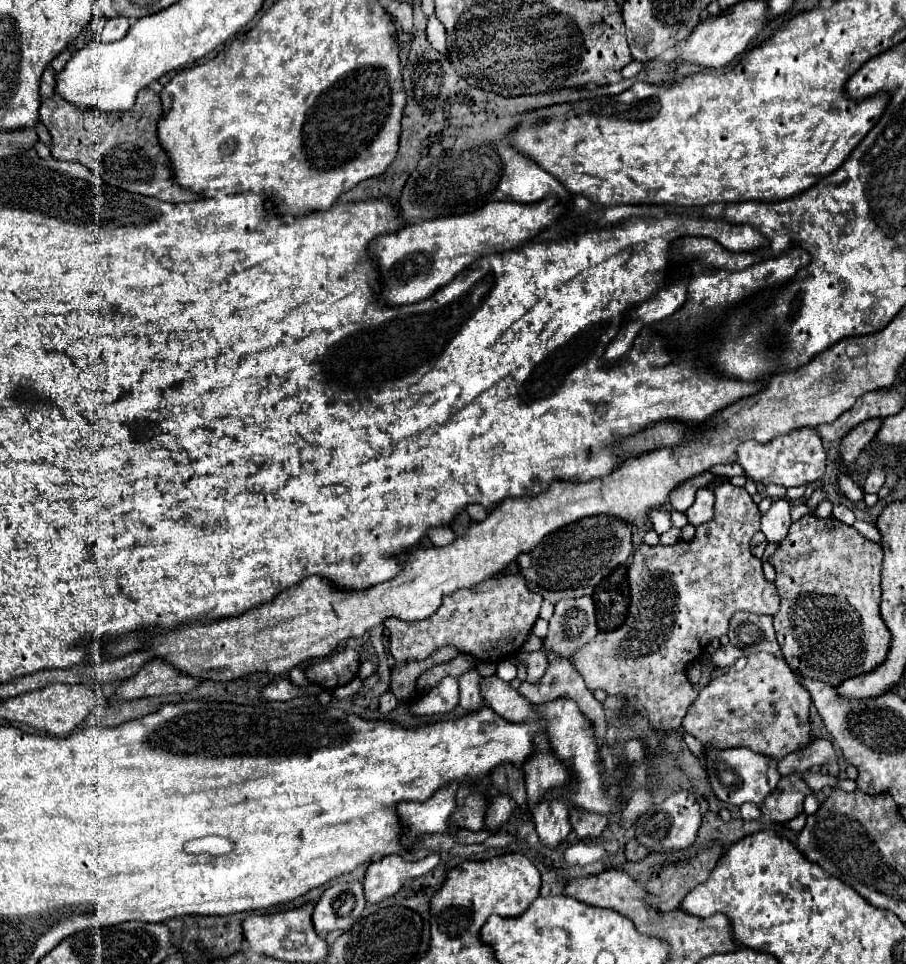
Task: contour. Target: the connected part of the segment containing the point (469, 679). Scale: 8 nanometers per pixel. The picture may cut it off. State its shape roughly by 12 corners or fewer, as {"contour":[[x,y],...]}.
{"contour":[[471,669],[459,677],[459,705],[473,711],[481,705],[477,691],[481,673]]}

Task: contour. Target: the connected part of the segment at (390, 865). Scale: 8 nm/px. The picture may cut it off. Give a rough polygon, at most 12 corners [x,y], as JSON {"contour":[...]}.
{"contour":[[437,853],[419,861],[387,855],[363,881],[367,903],[381,903],[429,873]]}

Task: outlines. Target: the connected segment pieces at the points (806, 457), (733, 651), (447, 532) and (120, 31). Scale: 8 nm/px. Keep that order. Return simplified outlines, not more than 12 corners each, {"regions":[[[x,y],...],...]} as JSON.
{"regions":[[[813,427],[767,445],[745,441],[737,463],[763,485],[807,485],[825,473]],[[725,645],[711,655],[715,667],[731,667],[743,651]],[[449,525],[429,529],[433,545],[447,545],[455,539]],[[107,19],[101,41],[117,41],[127,35],[129,19]]]}

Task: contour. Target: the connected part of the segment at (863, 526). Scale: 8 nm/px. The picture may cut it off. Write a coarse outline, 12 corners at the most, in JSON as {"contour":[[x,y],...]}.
{"contour":[[856,520],[853,527],[867,539],[880,543],[875,525]]}

